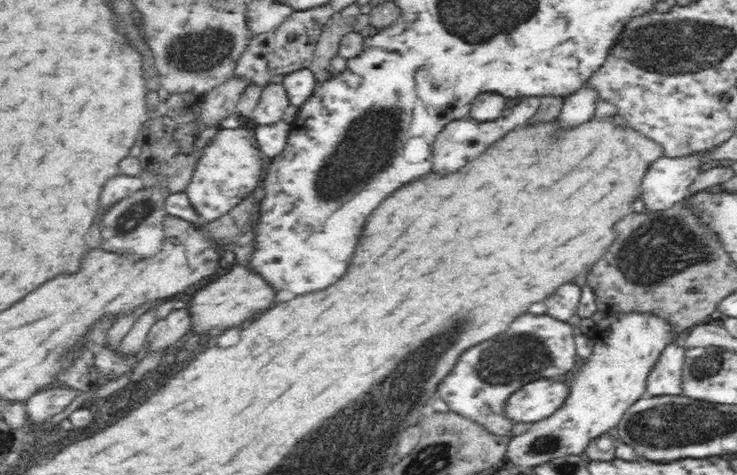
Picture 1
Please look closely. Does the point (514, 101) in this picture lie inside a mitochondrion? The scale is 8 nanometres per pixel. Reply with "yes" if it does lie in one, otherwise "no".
no

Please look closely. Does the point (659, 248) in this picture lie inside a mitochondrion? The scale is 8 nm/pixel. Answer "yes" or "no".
yes

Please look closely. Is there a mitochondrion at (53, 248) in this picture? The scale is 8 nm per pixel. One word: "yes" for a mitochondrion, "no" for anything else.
no

